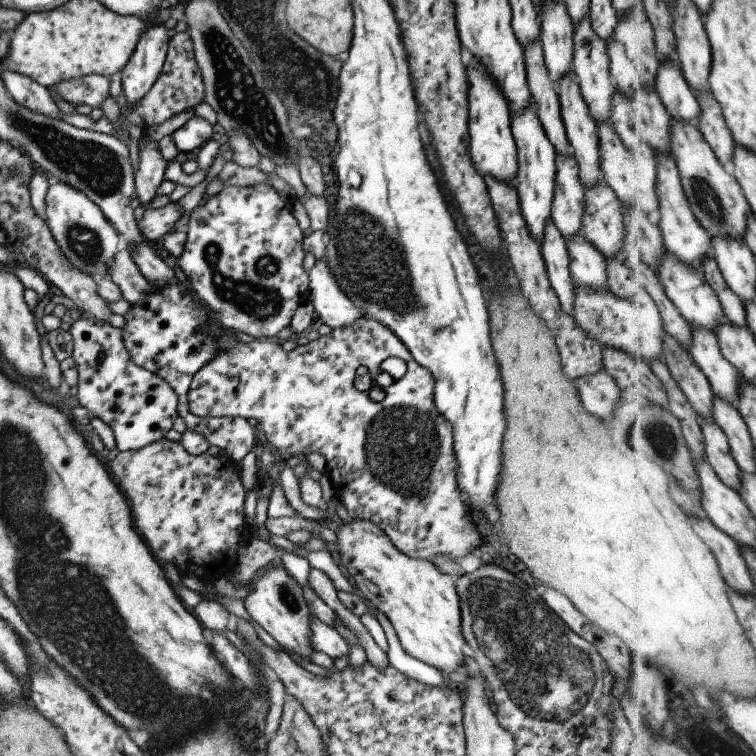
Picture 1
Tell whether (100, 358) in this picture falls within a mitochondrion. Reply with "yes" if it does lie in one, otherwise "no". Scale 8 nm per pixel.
no

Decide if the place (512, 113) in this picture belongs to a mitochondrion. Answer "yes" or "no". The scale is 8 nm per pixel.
no

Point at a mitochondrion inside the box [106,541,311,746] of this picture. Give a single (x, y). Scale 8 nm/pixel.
(285, 594)

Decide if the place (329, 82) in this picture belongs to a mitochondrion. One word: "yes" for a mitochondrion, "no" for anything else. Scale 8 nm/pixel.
no

